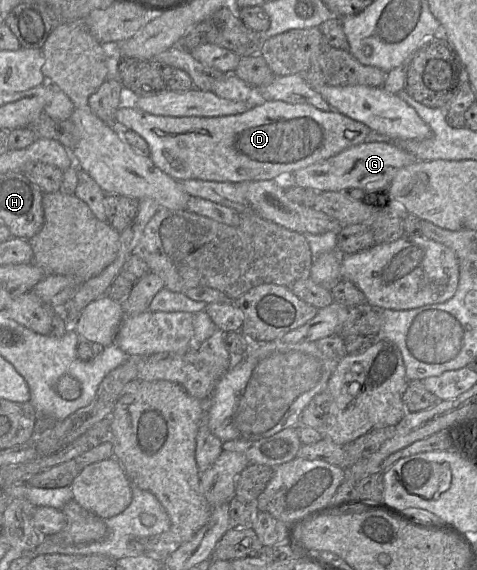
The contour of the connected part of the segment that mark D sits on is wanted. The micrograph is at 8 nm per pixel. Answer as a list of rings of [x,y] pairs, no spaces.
[[[126,100],[116,111],[114,124],[142,136],[149,145],[149,156],[154,164],[175,180],[200,179],[231,183],[275,180],[282,173],[293,173],[364,143],[371,132],[365,124],[337,111],[322,111],[309,104],[260,100],[256,100],[243,113],[218,117],[153,115]]]

